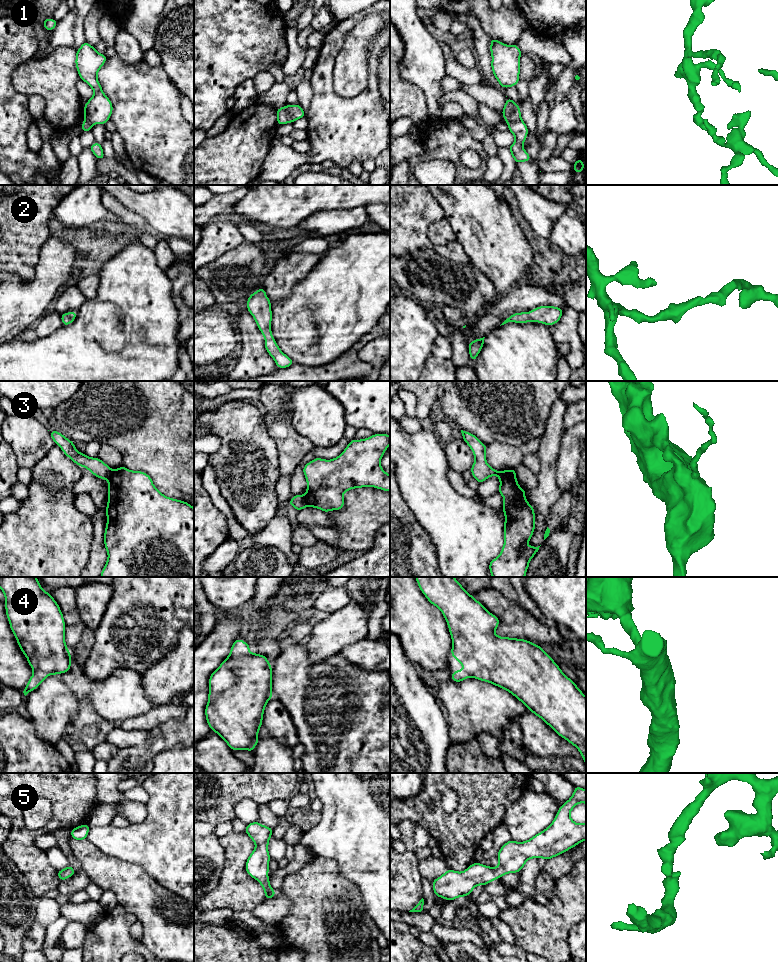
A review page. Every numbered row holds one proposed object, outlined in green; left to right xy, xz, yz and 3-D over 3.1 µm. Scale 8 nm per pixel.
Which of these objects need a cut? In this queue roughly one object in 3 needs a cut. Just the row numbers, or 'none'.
1, 3

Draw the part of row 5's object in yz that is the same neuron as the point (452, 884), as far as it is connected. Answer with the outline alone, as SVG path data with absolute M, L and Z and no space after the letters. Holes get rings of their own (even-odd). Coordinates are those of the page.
M575 786L571 798L559 807L554 821L545 830L536 834L528 841L515 842L511 839L505 843L497 854L499 865L495 868L475 862L463 872L448 869L443 875L432 881L435 895L448 901L452 901L458 897L468 896L477 885L485 886L505 874L521 872L525 863L531 858L544 858L548 860L561 855L567 850L575 847L577 844L585 841L586 822L583 824L577 824L570 817L571 810L578 803L586 804L586 790Z

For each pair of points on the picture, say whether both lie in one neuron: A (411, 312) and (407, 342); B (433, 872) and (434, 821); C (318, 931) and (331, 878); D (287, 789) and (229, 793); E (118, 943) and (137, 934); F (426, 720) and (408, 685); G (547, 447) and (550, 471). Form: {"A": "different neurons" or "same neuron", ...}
{"A": "same neuron", "B": "different neurons", "C": "same neuron", "D": "same neuron", "E": "different neurons", "F": "same neuron", "G": "same neuron"}

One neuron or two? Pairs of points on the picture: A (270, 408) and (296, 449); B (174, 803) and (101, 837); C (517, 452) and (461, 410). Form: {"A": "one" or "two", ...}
{"A": "one", "B": "one", "C": "two"}

